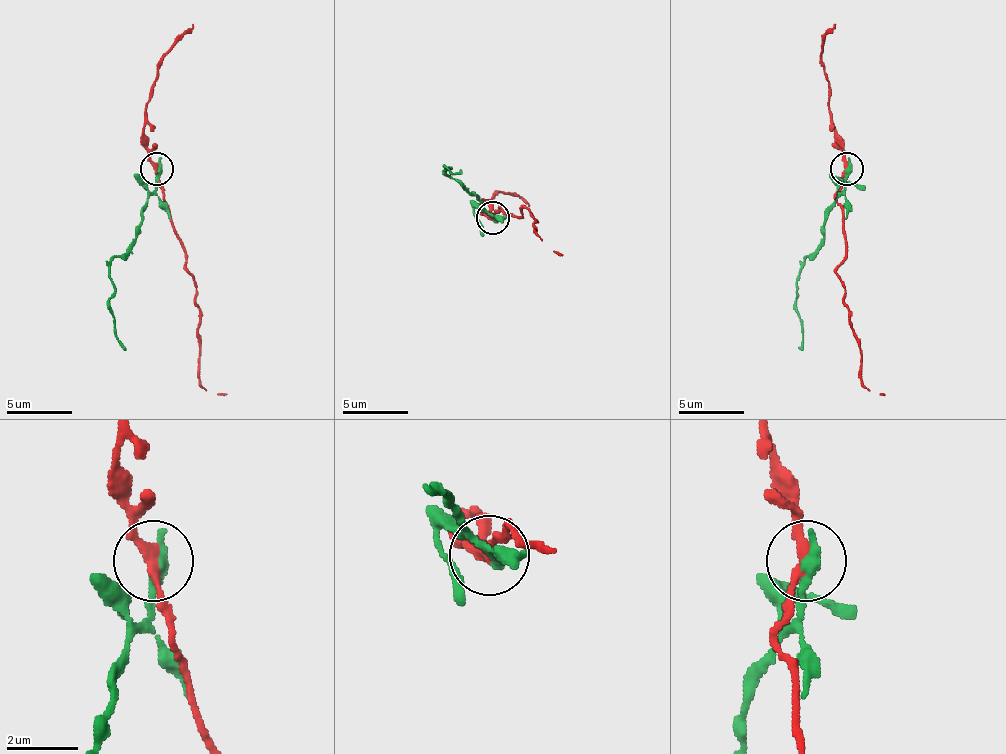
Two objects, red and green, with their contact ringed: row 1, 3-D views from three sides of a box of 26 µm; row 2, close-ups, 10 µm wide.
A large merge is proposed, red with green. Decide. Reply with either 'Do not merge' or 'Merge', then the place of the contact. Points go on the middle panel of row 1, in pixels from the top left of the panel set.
Do not merge. Place: (493, 218)

